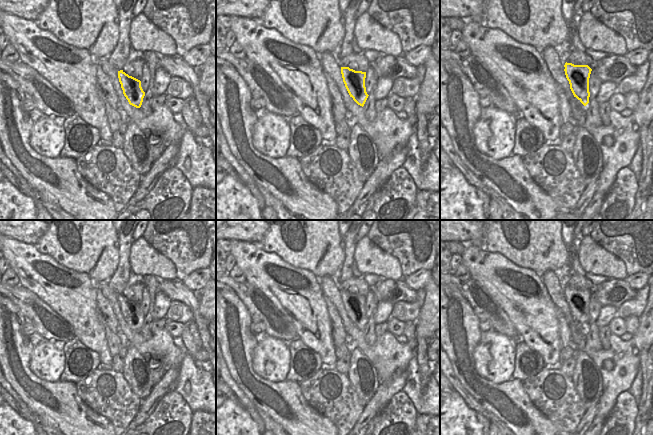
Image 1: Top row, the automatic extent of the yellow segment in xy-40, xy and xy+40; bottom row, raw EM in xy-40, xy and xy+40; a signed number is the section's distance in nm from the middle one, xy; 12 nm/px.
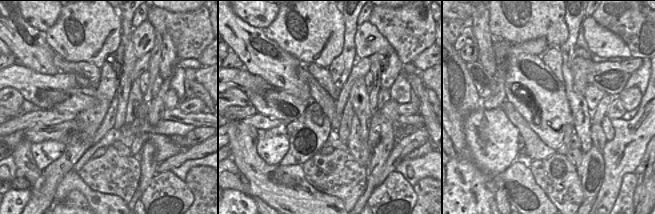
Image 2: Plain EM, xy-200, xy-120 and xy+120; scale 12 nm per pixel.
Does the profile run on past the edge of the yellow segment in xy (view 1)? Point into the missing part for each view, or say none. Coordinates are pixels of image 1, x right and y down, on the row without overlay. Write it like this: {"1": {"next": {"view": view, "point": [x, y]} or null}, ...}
{"1": {"next": {"view": "xy", "point": [356, 285]}}}

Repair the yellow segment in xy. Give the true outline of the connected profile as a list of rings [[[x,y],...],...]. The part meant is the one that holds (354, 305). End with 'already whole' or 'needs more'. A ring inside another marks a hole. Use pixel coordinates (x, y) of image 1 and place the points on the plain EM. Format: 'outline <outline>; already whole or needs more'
outline [[[352,277],[338,285],[345,311],[353,324],[364,330],[368,318],[365,311],[366,296],[370,289],[362,277]]]; needs more

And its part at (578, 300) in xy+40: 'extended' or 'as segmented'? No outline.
extended

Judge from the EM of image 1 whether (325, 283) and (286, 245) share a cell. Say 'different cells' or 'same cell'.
different cells

